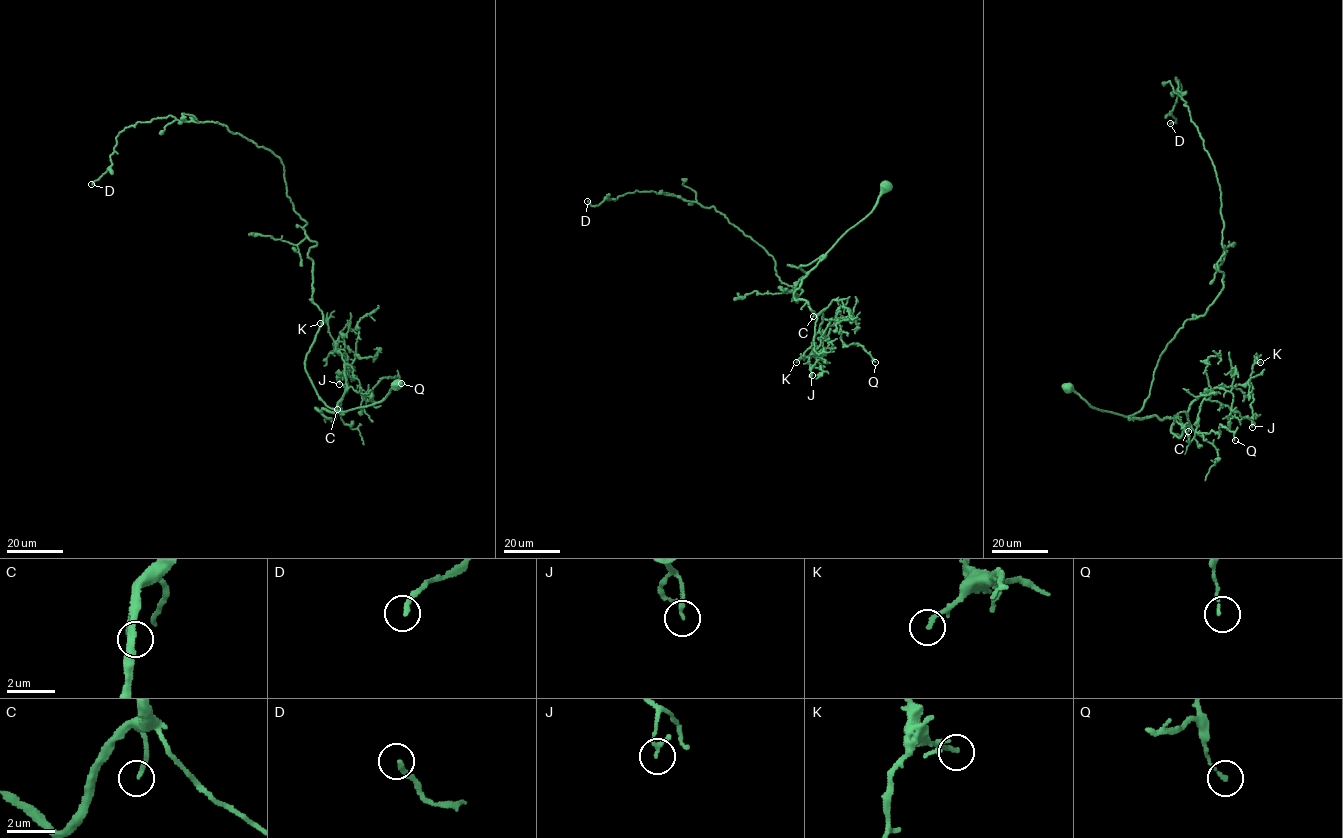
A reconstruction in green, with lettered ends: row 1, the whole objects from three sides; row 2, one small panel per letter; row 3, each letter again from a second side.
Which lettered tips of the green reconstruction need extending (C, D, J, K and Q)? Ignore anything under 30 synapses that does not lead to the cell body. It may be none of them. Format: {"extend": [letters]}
{"extend": ["C", "D"]}

